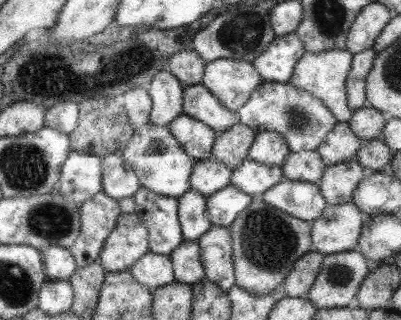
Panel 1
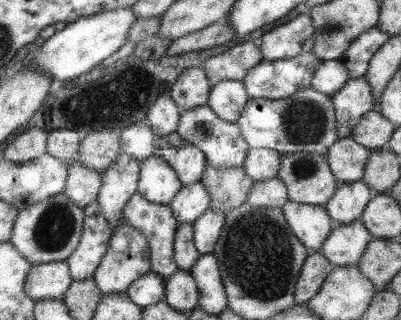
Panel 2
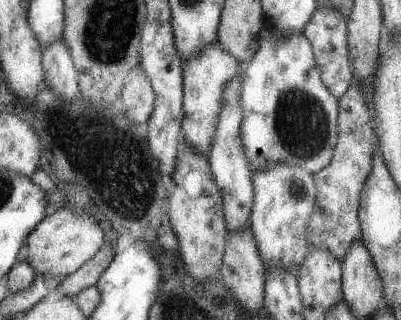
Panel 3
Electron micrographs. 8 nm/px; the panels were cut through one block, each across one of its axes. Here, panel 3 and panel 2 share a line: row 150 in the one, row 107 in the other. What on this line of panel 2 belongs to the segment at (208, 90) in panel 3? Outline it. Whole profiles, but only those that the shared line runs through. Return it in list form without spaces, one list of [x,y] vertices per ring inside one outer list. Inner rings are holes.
[[[207,104],[181,112],[179,124],[177,124],[177,134],[185,142],[189,142],[189,146],[195,146],[205,154],[207,166],[215,166],[221,170],[241,168],[245,162],[245,156],[249,152],[249,144],[243,140],[243,136],[239,132],[239,124],[225,122],[225,120],[217,118],[217,114],[213,114],[213,110]]]

